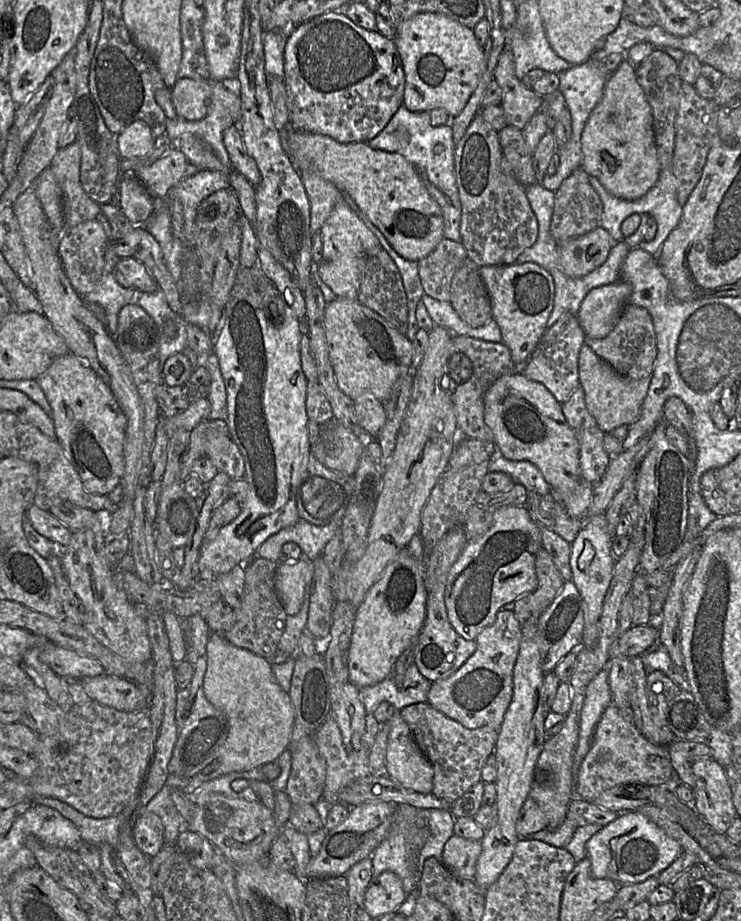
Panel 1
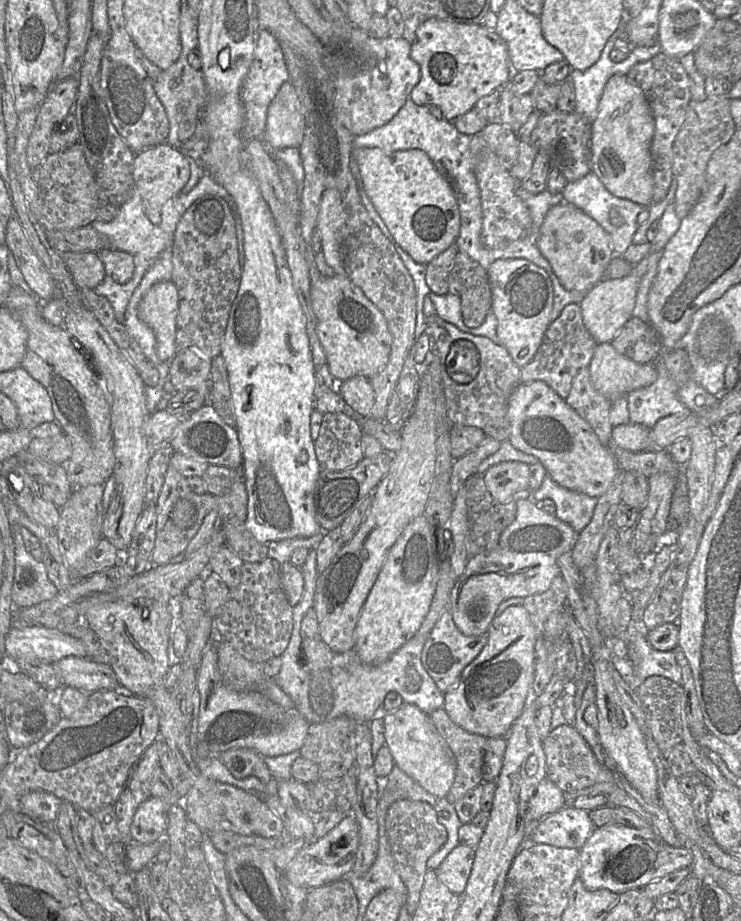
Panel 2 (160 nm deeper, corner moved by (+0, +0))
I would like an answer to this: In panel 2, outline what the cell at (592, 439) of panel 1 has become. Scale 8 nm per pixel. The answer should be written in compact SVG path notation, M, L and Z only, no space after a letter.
M589 368L581 370L576 375L565 401L581 418L588 422L600 442L604 446L608 446L613 430L610 422L612 402L596 391L591 383Z

